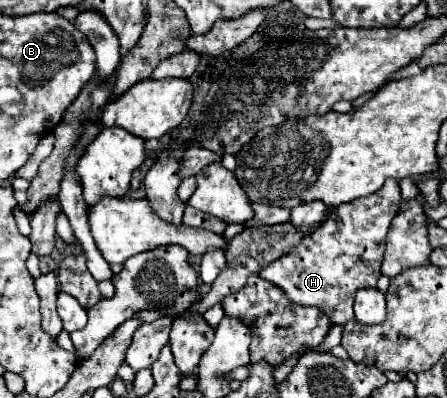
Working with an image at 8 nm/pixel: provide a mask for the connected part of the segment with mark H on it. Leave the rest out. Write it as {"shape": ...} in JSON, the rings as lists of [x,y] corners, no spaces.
{"shape":[[[386,179],[384,187],[374,195],[336,207],[334,215],[330,215],[318,231],[302,239],[294,251],[264,267],[260,277],[280,287],[290,301],[324,311],[336,325],[354,319],[352,305],[356,291],[360,287],[374,287],[382,275],[380,265],[386,245],[384,239],[394,215],[398,213],[400,199],[400,183],[396,179]]]}

